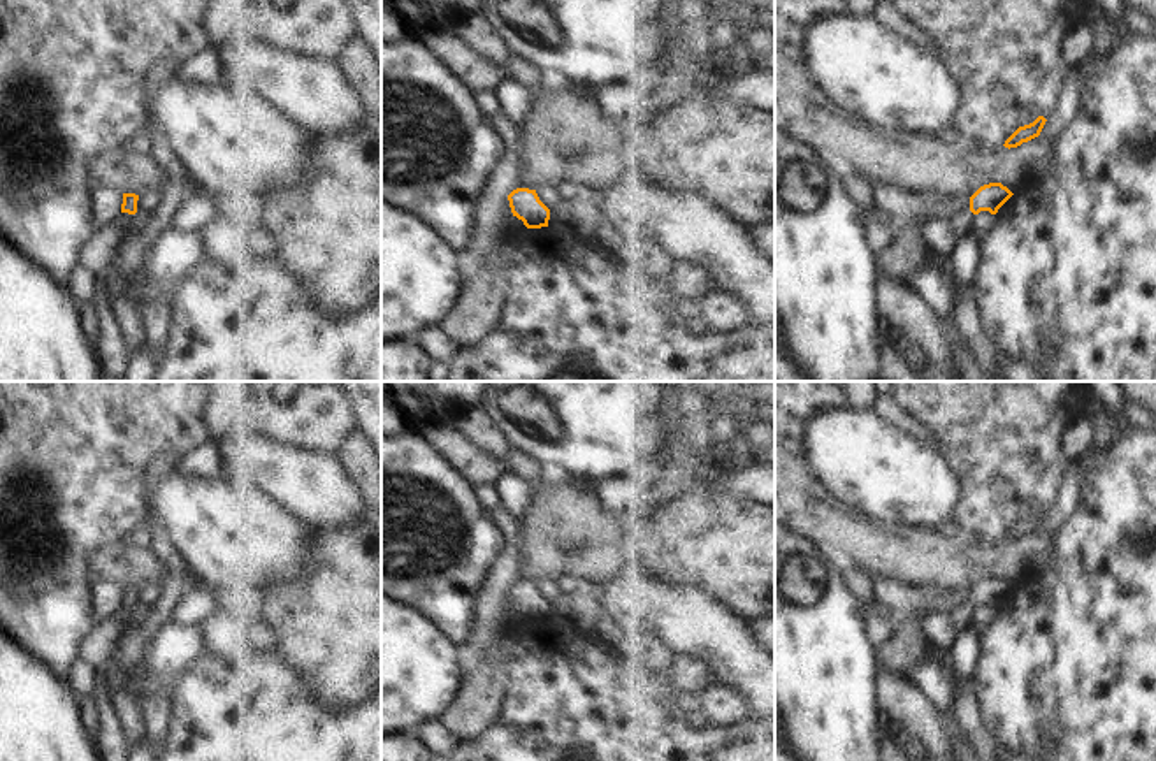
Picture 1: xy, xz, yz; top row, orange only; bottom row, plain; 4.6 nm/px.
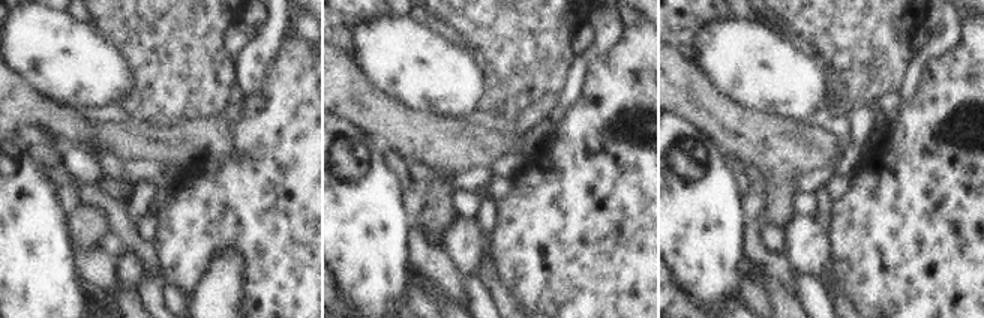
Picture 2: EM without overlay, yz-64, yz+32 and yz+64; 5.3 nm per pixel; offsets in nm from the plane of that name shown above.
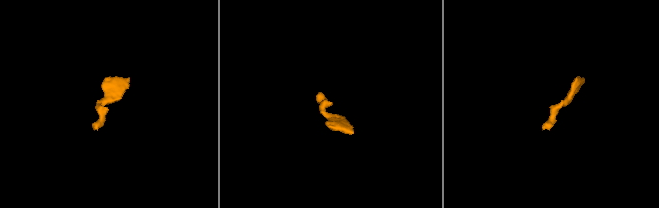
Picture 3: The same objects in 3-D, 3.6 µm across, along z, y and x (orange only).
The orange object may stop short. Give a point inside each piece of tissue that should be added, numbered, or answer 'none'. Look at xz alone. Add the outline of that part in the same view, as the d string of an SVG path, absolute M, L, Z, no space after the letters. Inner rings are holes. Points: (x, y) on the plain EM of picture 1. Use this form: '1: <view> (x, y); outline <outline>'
none

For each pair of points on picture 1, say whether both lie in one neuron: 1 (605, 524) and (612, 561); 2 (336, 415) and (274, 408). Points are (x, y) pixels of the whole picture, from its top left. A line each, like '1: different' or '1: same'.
1: same
2: same

